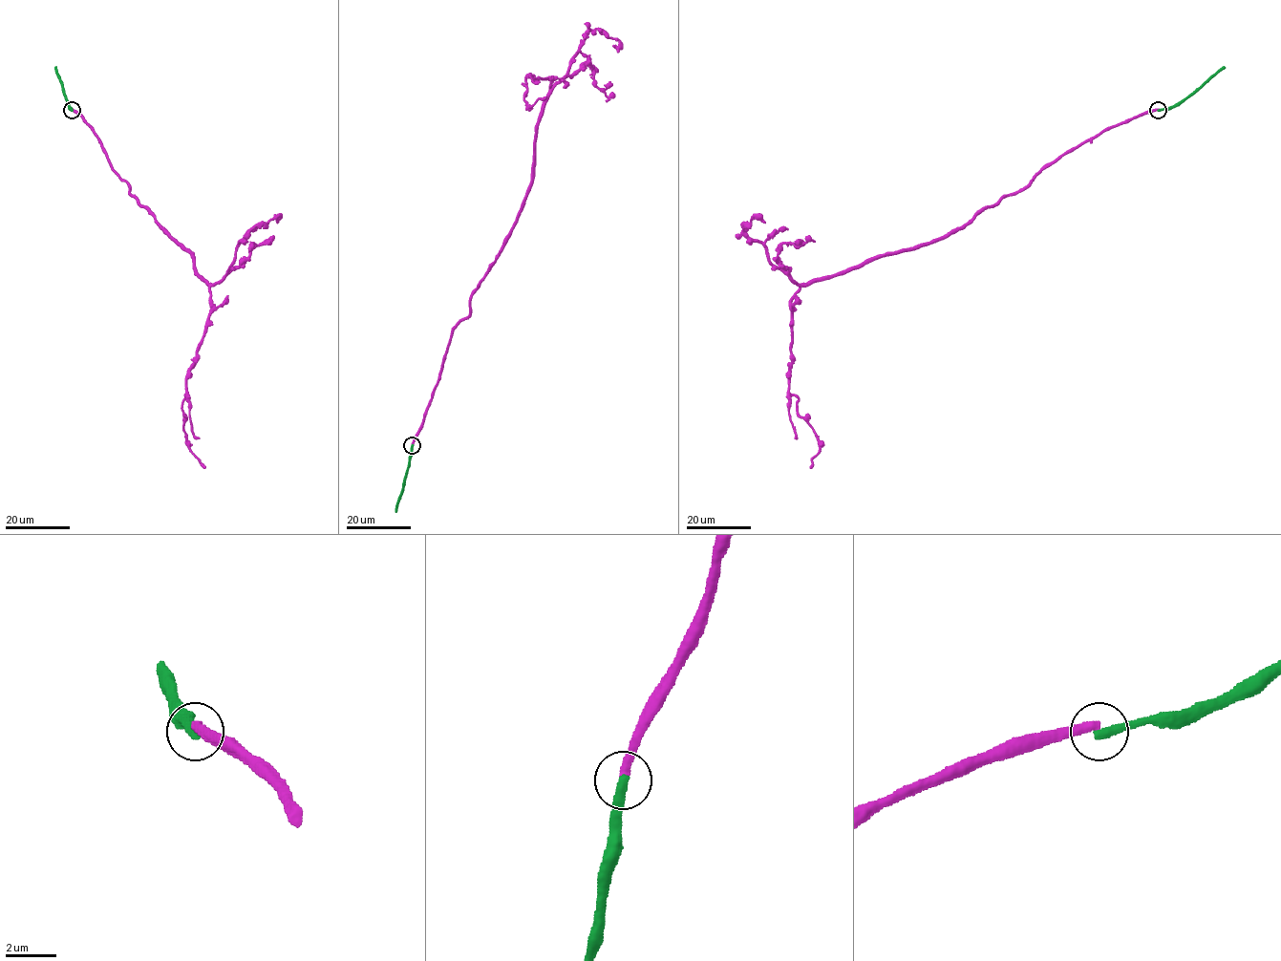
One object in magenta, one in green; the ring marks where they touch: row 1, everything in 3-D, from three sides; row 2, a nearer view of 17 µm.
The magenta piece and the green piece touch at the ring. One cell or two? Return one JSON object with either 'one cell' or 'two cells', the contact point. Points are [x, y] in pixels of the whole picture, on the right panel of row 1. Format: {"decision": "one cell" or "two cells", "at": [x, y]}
{"decision": "two cells", "at": [1158, 110]}

